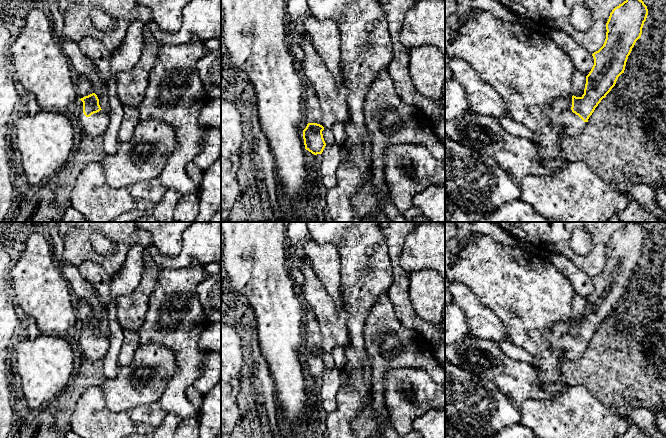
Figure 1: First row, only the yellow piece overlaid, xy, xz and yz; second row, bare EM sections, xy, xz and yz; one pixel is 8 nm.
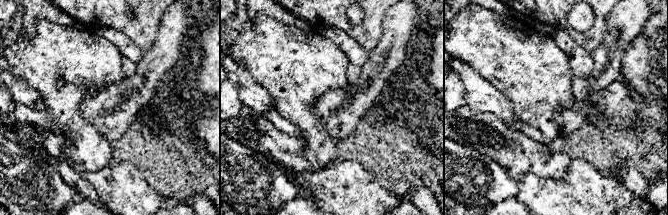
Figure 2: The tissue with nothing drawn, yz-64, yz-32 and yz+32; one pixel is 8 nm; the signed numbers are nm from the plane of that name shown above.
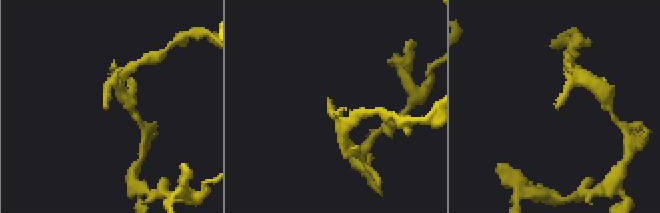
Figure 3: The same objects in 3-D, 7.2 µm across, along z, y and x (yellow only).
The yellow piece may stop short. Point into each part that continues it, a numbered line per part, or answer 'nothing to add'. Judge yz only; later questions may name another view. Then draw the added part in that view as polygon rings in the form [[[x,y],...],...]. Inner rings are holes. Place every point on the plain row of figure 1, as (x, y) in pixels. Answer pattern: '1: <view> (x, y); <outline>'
1: yz (566, 348); [[[572,321],[557,322],[550,334],[551,349],[560,365],[581,357],[588,346],[584,346],[578,339],[572,336]]]

